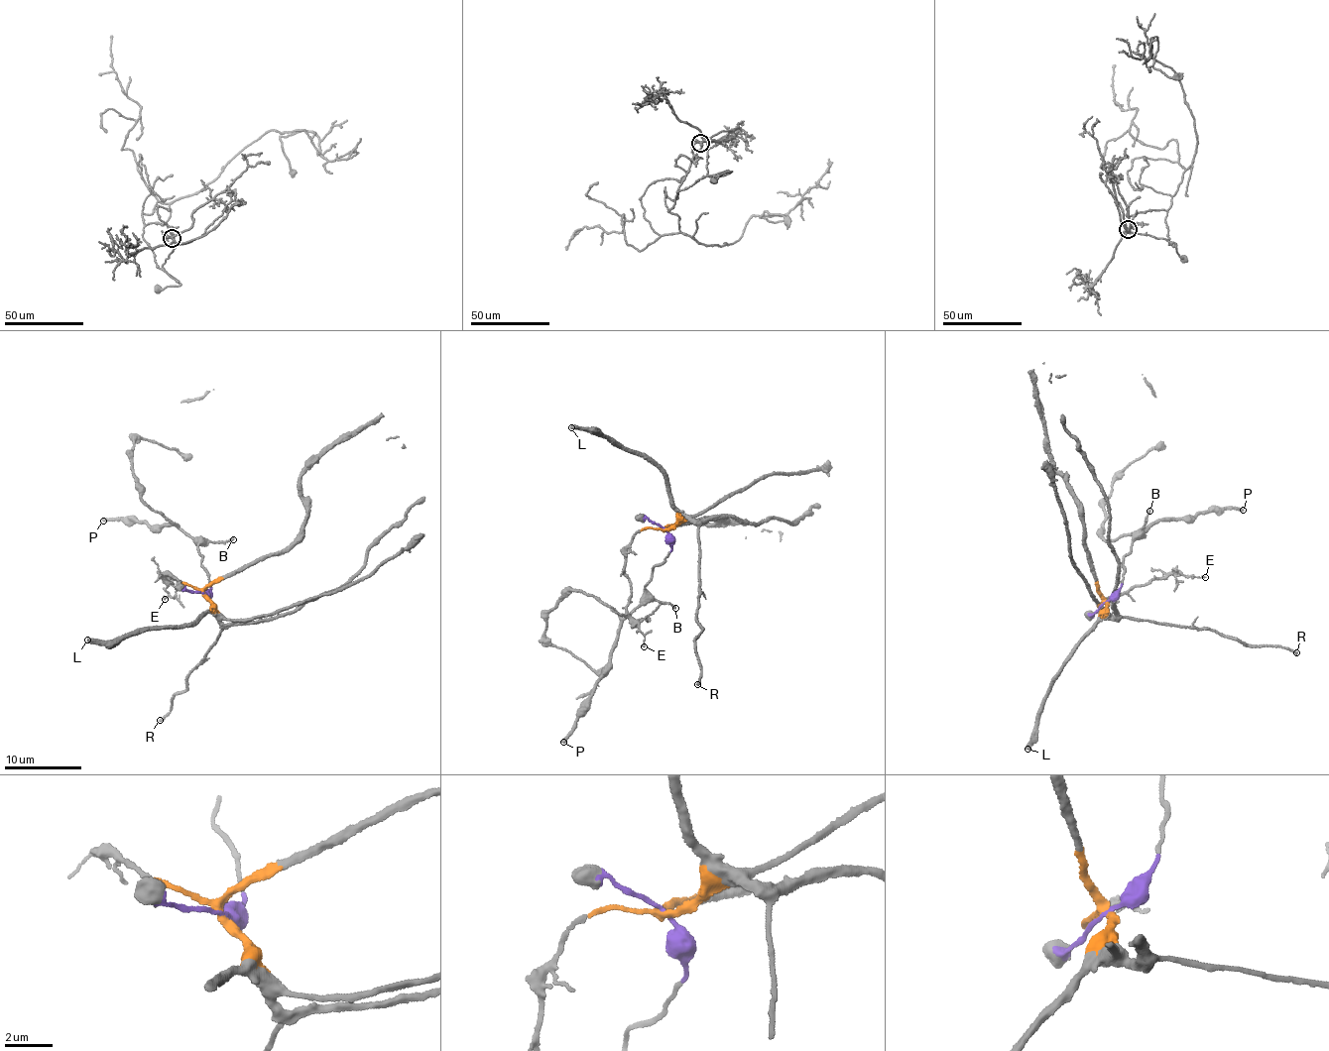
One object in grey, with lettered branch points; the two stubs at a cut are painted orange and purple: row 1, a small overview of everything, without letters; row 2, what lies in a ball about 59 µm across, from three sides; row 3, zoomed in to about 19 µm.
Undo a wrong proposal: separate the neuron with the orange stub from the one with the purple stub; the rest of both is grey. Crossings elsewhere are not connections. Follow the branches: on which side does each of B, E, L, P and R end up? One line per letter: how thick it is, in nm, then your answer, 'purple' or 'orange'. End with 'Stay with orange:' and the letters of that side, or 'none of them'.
B: calibre 170 nm; purple
E: calibre 110 nm; orange
L: calibre 360 nm; orange
P: calibre 280 nm; purple
R: calibre 240 nm; orange
Stay with orange: E, L, R

